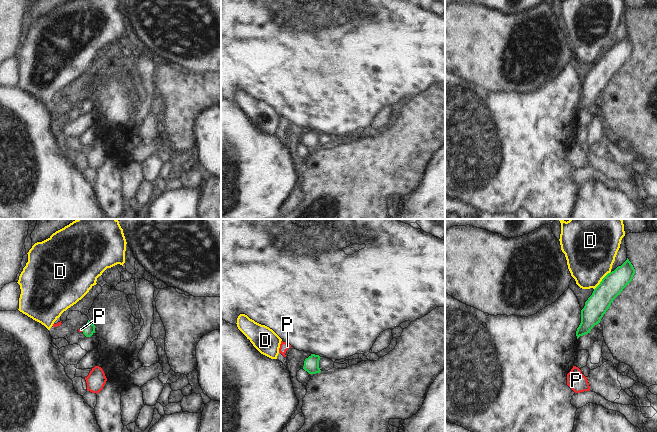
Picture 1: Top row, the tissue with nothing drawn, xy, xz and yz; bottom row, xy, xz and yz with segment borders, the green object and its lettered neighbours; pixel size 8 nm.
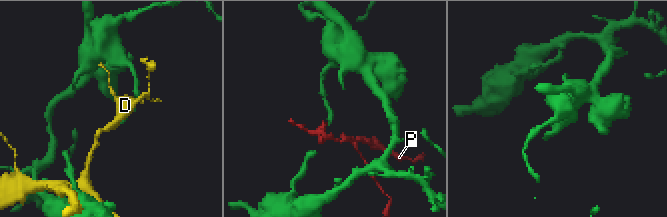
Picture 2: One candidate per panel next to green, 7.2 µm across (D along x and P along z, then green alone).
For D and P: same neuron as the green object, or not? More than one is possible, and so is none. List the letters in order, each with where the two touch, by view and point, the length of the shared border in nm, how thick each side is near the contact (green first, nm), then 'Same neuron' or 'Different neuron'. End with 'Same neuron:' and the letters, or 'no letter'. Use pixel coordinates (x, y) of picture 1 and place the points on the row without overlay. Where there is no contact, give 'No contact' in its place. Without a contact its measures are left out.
D: Touches green at yz (602, 56). Shared border 200 nm. Thickness 180 nm (green) against 400 nm. Different neuron
P: Touches green at xy (83, 106). Shared border 30 nm. Thickness 90 nm (green) against 30 nm. Different neuron
Same neuron: no letter.

